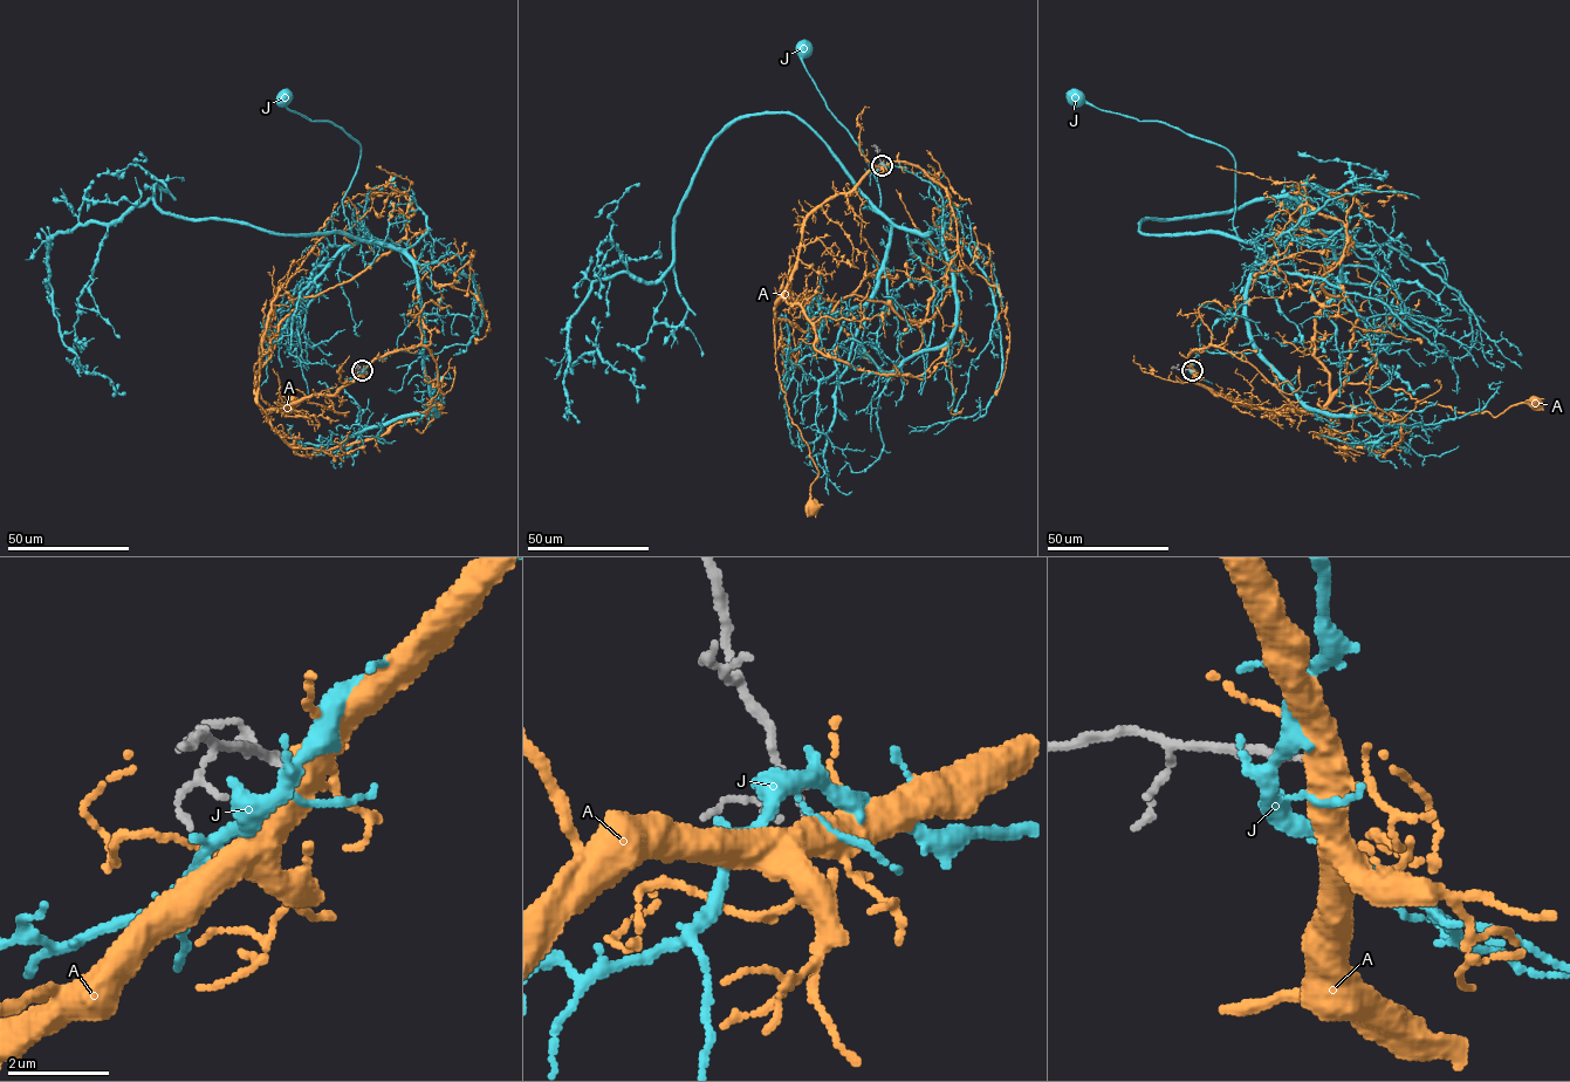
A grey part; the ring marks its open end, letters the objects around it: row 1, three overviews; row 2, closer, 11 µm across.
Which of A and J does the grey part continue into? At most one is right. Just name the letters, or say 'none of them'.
A

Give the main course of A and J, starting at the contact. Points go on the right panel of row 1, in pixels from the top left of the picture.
A: (1192, 370), (1215, 395), (1256, 409), (1320, 409), (1345, 383), (1389, 387), (1420, 403), (1494, 417), (1534, 403)
J: (1190, 370), (1201, 350), (1253, 350), (1247, 287), (1261, 252), (1233, 226), (1234, 156), (1165, 123), (1075, 98)

